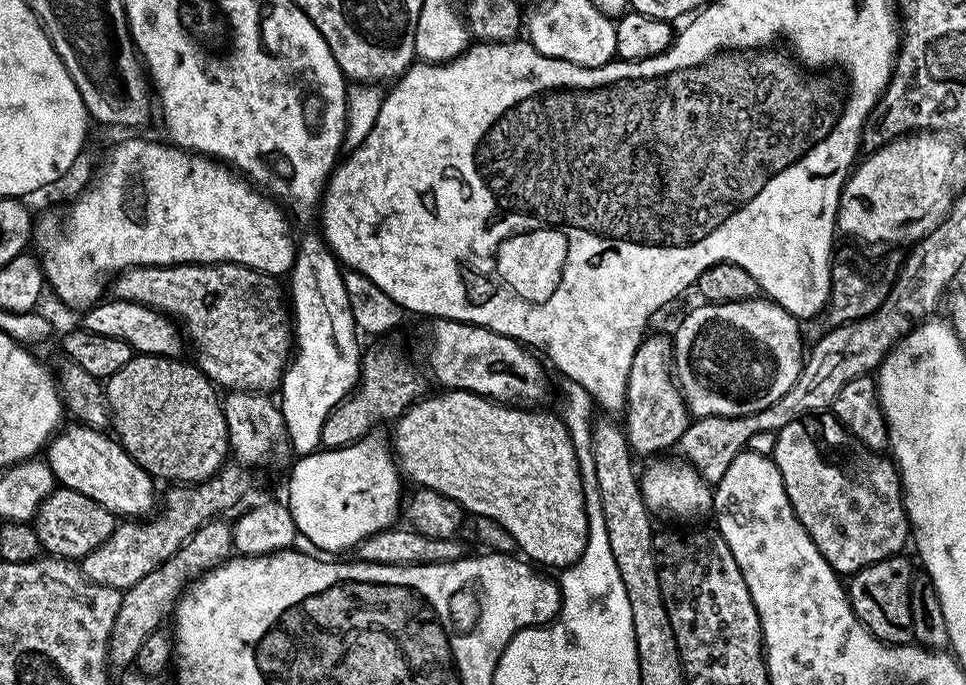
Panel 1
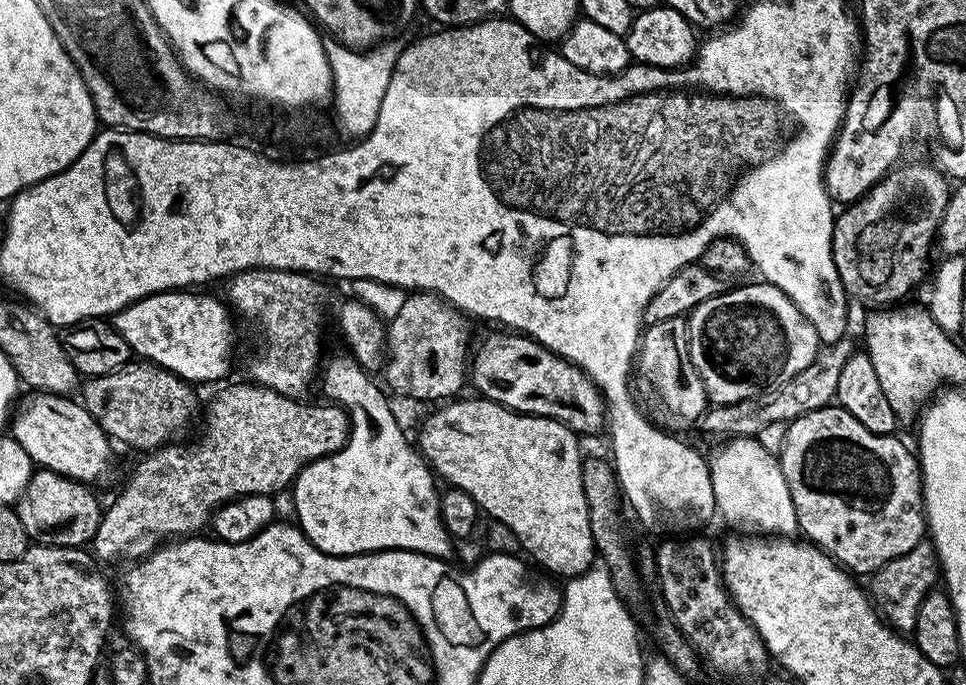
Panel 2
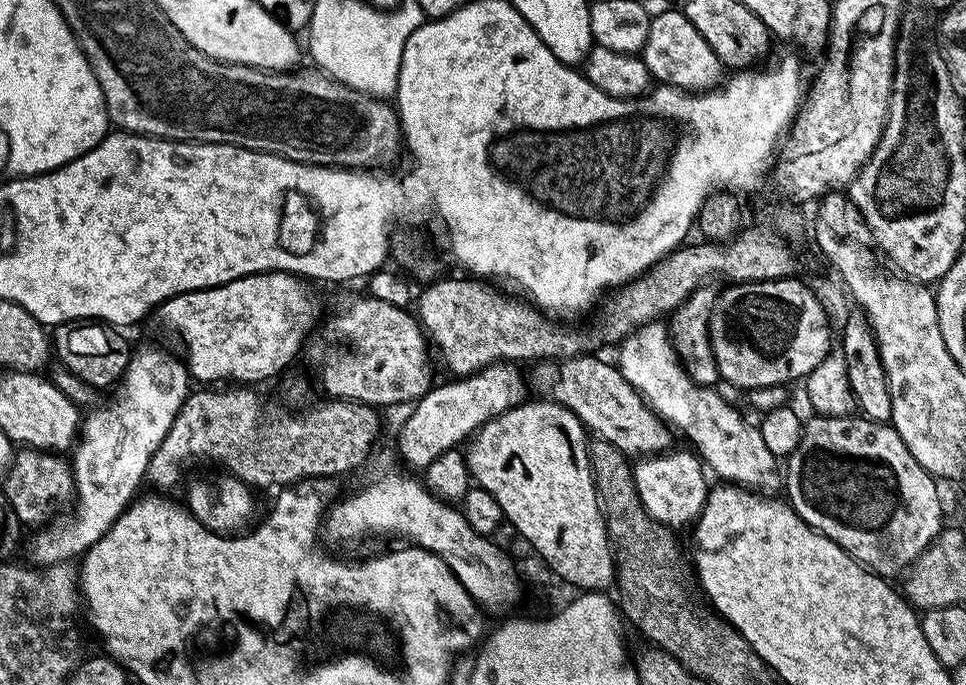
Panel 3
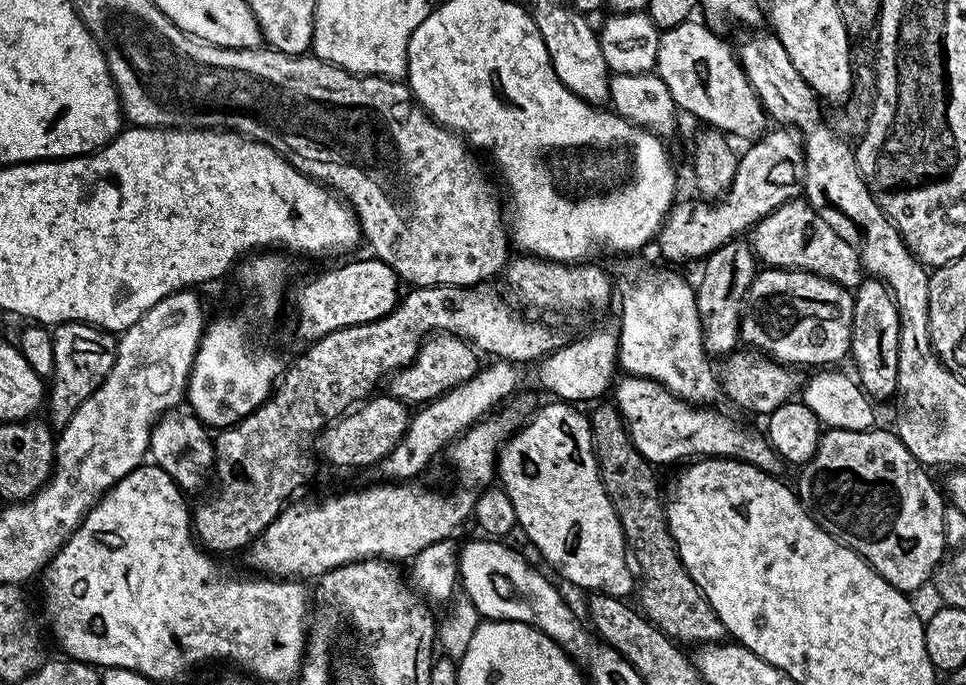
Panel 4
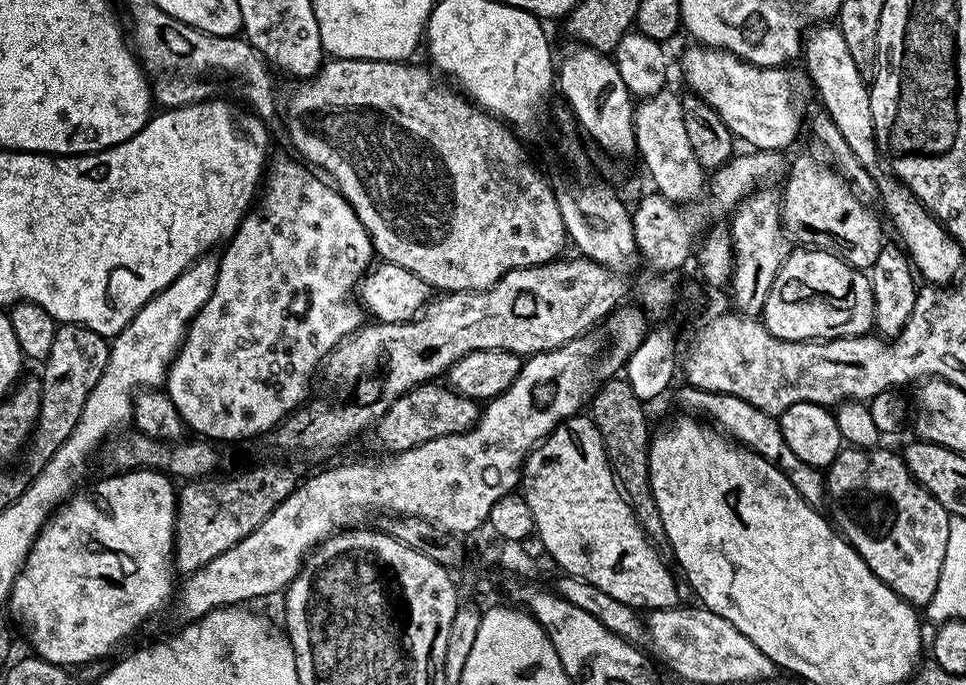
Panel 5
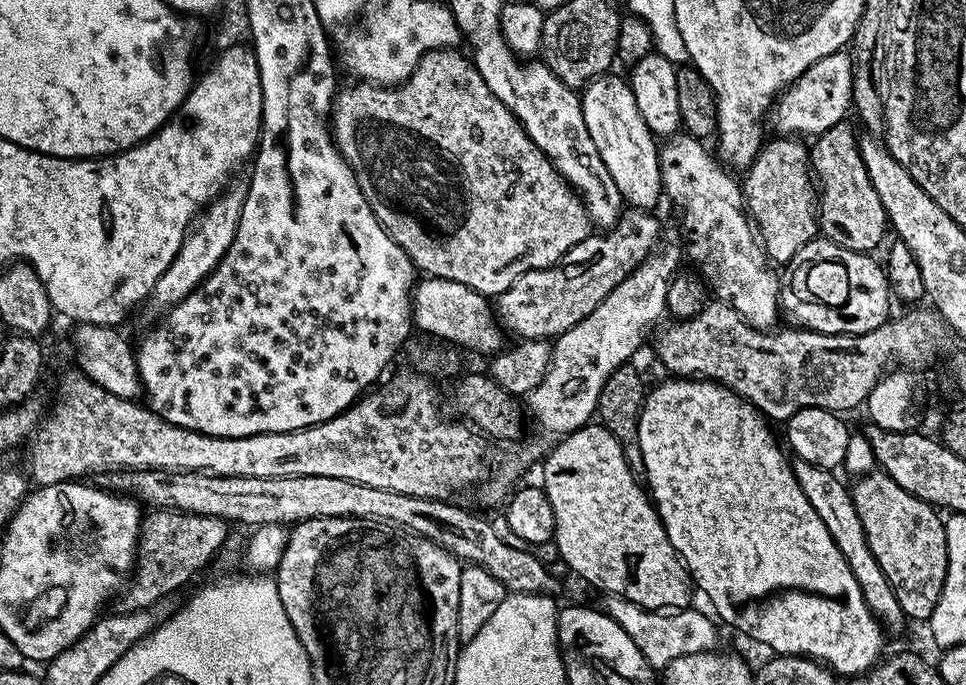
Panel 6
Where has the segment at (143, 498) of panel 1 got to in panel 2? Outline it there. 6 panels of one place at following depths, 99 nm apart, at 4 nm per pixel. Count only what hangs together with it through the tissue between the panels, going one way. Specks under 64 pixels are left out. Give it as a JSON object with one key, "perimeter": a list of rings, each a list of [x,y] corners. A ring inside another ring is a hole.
{"perimeter":[[[33,391],[32,396],[28,396],[19,401],[14,415],[10,420],[10,435],[19,442],[22,450],[30,454],[33,465],[49,468],[63,476],[69,476],[72,480],[81,481],[89,486],[95,485],[95,480],[100,480],[112,468],[112,448],[113,441],[94,422],[94,418],[84,408],[79,399],[66,396],[55,396],[52,392]]]}

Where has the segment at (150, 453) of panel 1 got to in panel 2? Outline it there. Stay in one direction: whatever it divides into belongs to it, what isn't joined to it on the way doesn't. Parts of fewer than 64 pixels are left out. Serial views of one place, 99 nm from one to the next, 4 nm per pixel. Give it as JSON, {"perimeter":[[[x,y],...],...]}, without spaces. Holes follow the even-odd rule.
{"perimeter":[[[129,362],[101,376],[89,376],[83,381],[82,392],[83,388],[83,406],[92,415],[94,422],[102,426],[104,433],[117,445],[129,444],[132,448],[141,448],[141,453],[144,454],[183,437],[180,435],[187,430],[188,423],[195,416],[197,419],[198,409],[201,407],[200,400],[196,397],[197,389],[189,381],[182,379],[181,376],[175,376],[170,370],[147,362]]]}

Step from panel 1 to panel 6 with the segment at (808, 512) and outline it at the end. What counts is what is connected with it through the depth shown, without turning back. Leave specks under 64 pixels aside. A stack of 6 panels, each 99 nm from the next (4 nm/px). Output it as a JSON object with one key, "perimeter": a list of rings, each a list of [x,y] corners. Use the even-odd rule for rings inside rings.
{"perimeter":[[[873,470],[851,485],[854,510],[862,518],[866,542],[882,566],[909,621],[928,622],[942,595],[947,572],[947,536],[941,513],[931,504],[902,490],[894,478]]]}

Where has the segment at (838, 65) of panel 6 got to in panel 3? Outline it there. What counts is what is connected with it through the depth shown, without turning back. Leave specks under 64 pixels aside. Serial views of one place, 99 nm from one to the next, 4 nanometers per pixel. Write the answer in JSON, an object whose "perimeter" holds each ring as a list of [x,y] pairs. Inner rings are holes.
{"perimeter":[[[683,11],[660,12],[651,17],[649,38],[642,51],[644,65],[653,81],[670,88],[680,88],[684,92],[707,92],[721,83],[726,69],[720,63],[718,54],[710,50],[706,38],[694,30],[694,26],[684,16]]]}

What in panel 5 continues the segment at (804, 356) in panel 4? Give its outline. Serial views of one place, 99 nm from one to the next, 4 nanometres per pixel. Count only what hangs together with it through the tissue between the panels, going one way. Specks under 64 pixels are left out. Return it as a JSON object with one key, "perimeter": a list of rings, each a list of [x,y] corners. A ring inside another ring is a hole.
{"perimeter":[[[796,246],[789,251],[764,299],[762,323],[783,340],[839,340],[873,331],[874,290],[867,271],[852,268],[821,248]]]}

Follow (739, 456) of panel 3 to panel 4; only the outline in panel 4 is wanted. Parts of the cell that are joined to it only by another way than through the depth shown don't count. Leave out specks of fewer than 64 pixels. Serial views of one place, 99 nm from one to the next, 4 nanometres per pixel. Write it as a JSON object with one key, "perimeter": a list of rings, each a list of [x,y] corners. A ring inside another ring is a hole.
{"perimeter":[[[636,254],[629,255],[627,258],[620,258],[613,268],[610,268],[610,276],[614,281],[615,291],[618,293],[618,304],[620,300],[620,320],[618,319],[618,327],[620,329],[620,359],[619,367],[630,376],[645,376],[648,380],[656,380],[662,386],[666,386],[678,398],[688,401],[690,404],[698,404],[701,406],[712,406],[717,402],[716,399],[721,399],[722,385],[718,379],[717,369],[712,369],[713,361],[709,359],[704,350],[704,331],[700,325],[700,315],[698,314],[698,306],[696,305],[696,290],[690,283],[687,284],[682,277],[674,272],[666,272],[660,268],[655,268],[652,264],[647,264],[644,260],[639,260],[641,257]]]}

